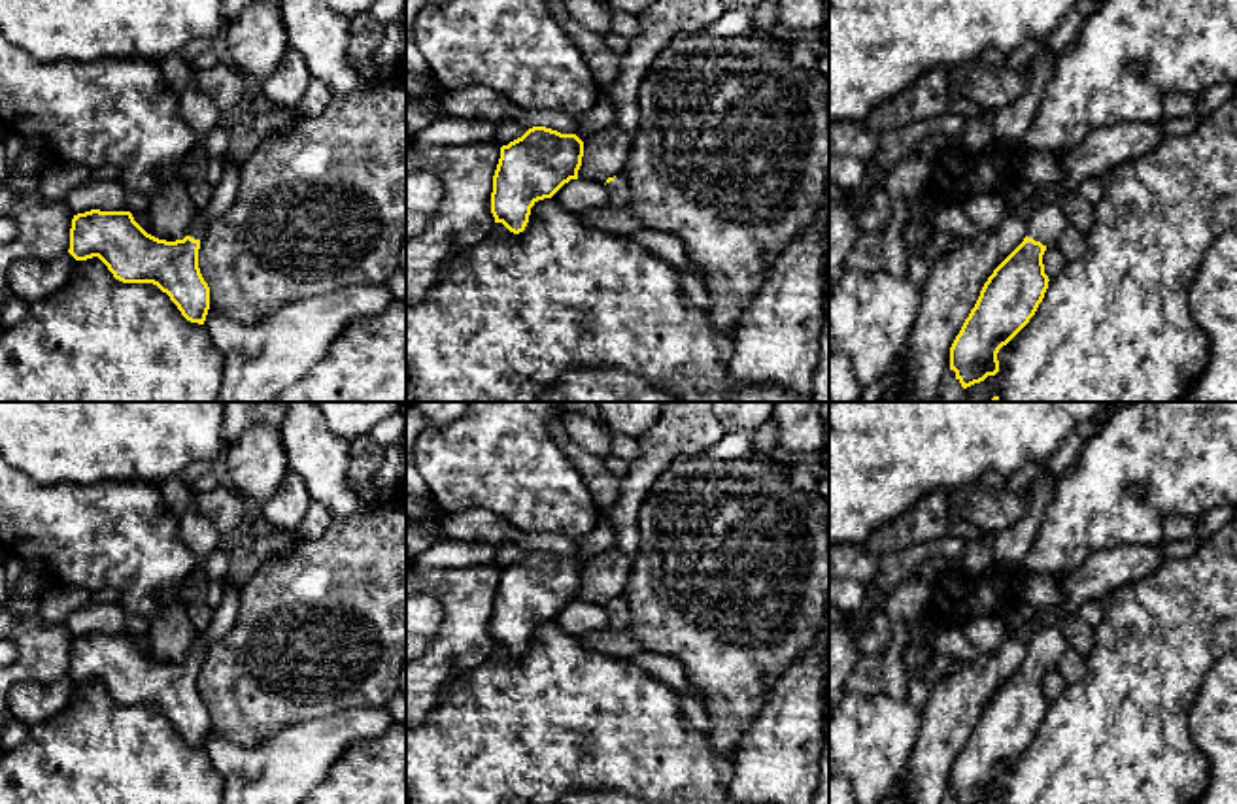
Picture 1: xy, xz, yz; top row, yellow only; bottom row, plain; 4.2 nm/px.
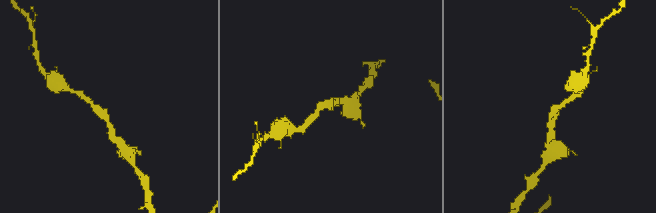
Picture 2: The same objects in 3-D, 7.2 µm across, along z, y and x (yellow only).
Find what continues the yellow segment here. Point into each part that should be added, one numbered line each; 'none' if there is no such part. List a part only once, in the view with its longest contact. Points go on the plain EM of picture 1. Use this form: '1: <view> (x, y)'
1: yz (1047, 646)

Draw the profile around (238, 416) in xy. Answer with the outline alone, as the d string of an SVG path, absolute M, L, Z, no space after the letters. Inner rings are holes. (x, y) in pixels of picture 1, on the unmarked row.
M225 402L225 440L234 442L242 432L255 425L280 428L289 402Z

